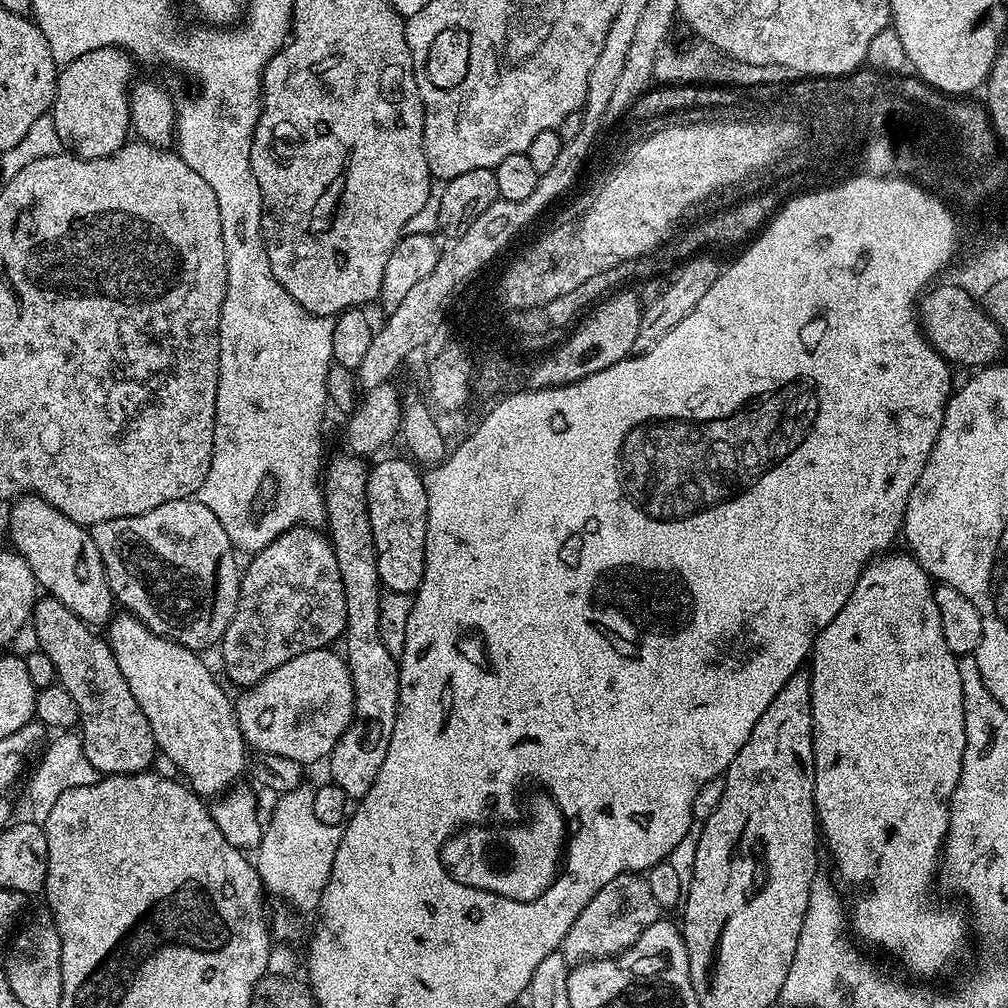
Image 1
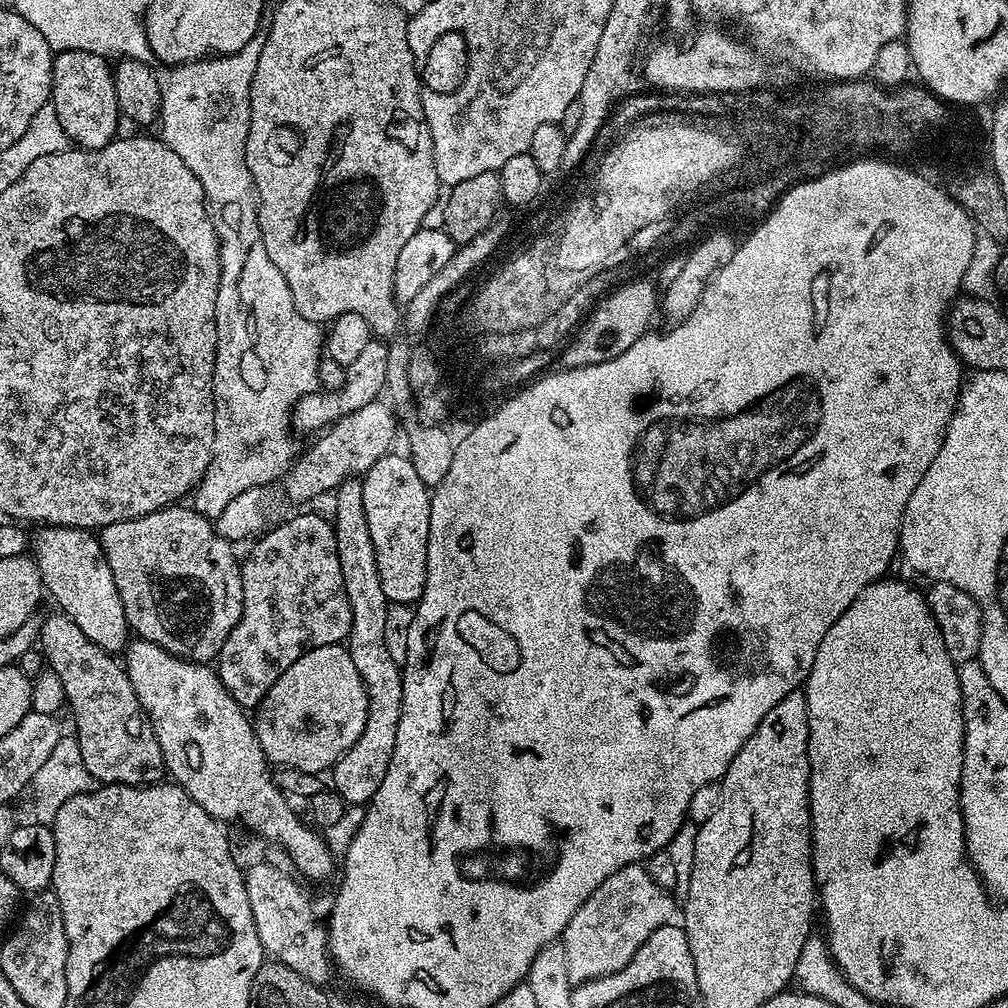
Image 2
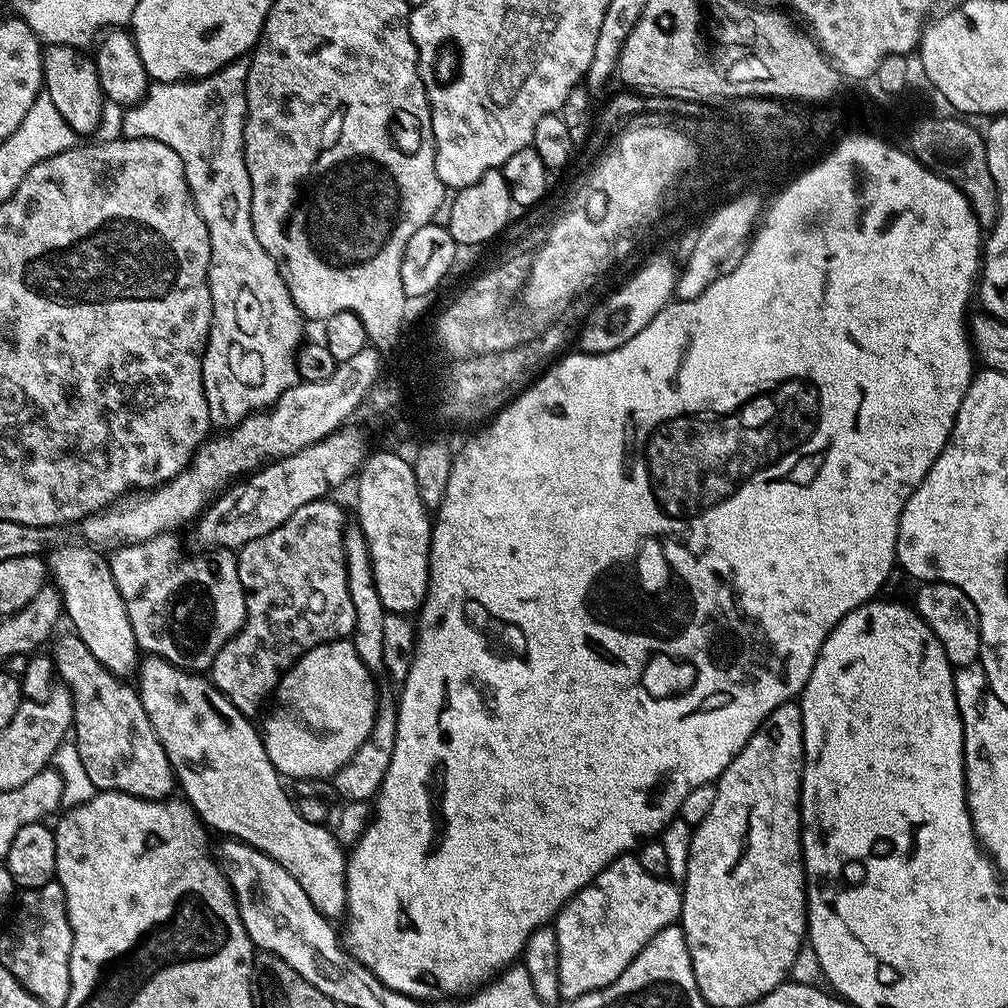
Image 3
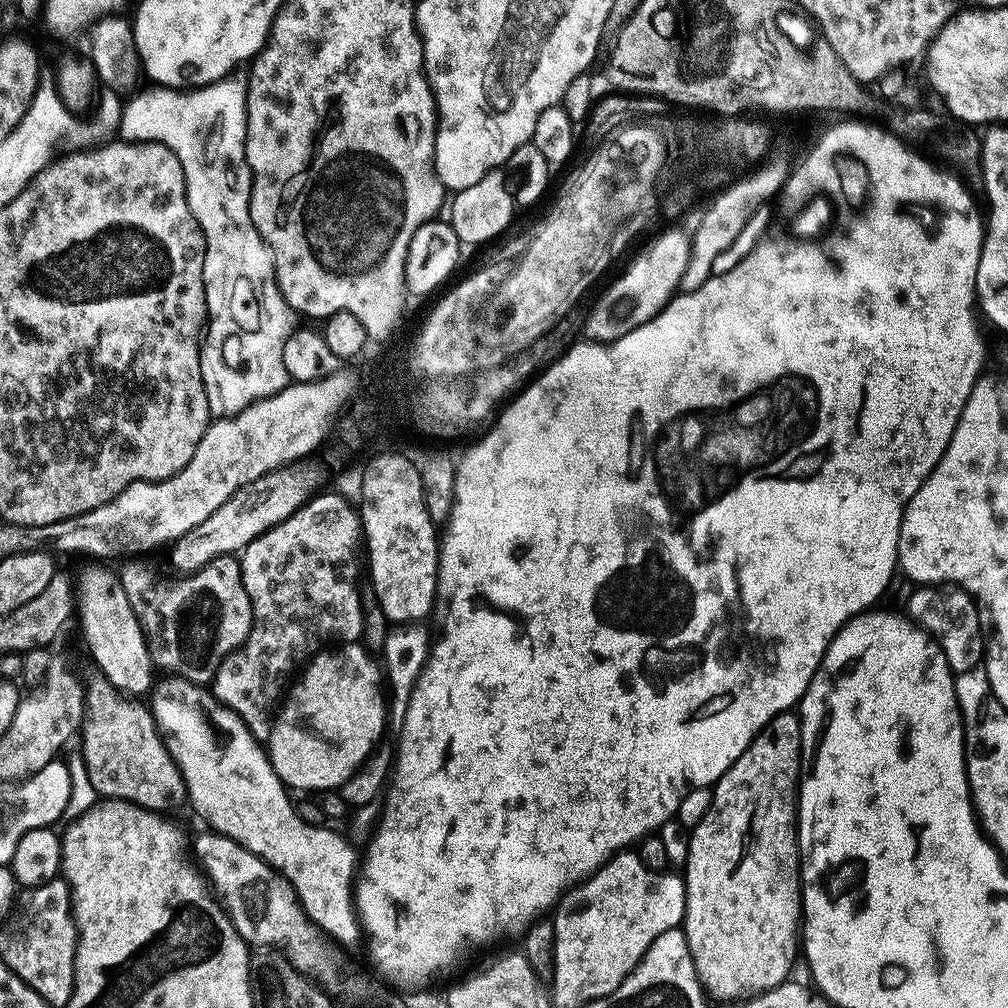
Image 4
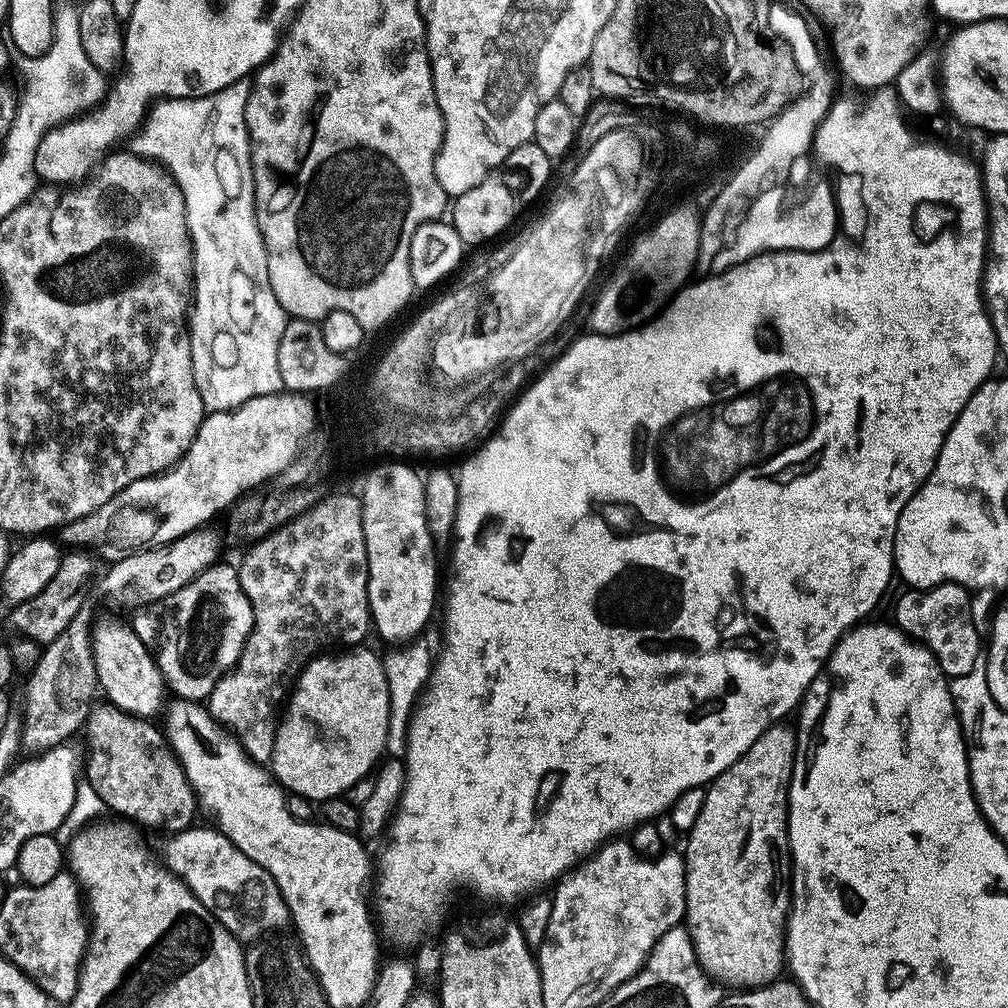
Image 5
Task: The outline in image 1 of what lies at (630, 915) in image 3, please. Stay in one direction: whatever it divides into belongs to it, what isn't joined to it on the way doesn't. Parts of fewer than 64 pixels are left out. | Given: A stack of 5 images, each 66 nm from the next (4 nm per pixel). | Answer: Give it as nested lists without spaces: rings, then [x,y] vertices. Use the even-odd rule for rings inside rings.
[[[623,872],[618,874],[618,878],[606,882],[606,886],[602,886],[602,890],[590,898],[586,910],[578,914],[574,926],[570,926],[570,934],[566,934],[564,939],[563,954],[572,966],[583,964],[586,960],[616,956],[638,942],[642,930],[646,930],[646,926],[654,926],[661,916],[662,909],[658,902],[654,902],[647,879],[638,872]]]

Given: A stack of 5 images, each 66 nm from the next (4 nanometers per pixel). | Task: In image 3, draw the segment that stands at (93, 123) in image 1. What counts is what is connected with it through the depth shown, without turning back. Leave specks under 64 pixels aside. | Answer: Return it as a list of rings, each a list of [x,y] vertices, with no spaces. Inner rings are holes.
[[[53,44],[43,49],[44,87],[43,91],[58,106],[62,118],[78,134],[92,132],[100,124],[100,115],[104,112],[106,97],[100,88],[100,79],[95,59],[91,55],[83,56],[83,51],[69,44]]]

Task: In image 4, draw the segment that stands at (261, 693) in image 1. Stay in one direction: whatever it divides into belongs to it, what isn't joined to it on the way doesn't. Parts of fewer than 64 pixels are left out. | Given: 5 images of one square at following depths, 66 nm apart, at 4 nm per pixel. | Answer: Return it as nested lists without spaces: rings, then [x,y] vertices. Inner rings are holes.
[[[358,642],[322,650],[305,665],[296,684],[294,682],[289,687],[266,743],[268,760],[285,787],[319,792],[339,789],[377,747],[386,722],[386,694],[382,692],[384,676],[381,667],[379,670],[370,655]]]

